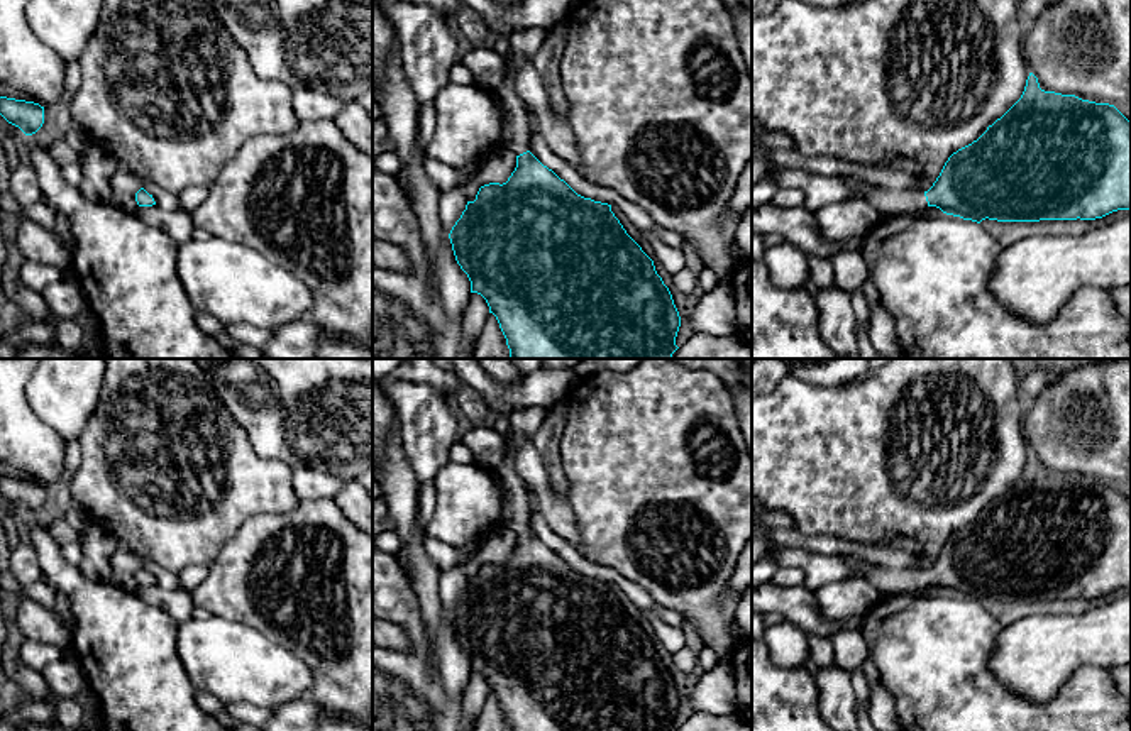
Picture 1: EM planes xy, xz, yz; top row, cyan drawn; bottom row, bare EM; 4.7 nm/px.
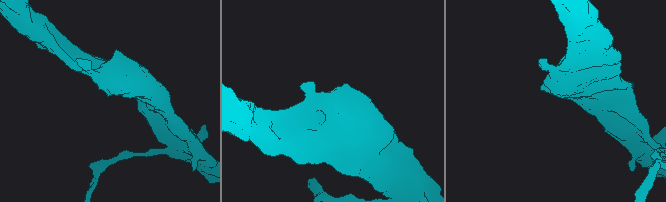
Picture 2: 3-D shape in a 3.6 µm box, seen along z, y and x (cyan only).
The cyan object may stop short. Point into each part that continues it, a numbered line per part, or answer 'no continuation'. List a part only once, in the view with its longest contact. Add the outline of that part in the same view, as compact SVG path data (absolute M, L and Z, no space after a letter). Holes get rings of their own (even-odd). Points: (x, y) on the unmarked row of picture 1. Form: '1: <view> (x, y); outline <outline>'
1: yz (888, 581); outline M867 560L862 565L862 572L879 596L913 594L928 587L923 569L892 569Z

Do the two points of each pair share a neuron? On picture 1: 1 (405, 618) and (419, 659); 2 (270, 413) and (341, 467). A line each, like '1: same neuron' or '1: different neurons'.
1: same neuron
2: same neuron

